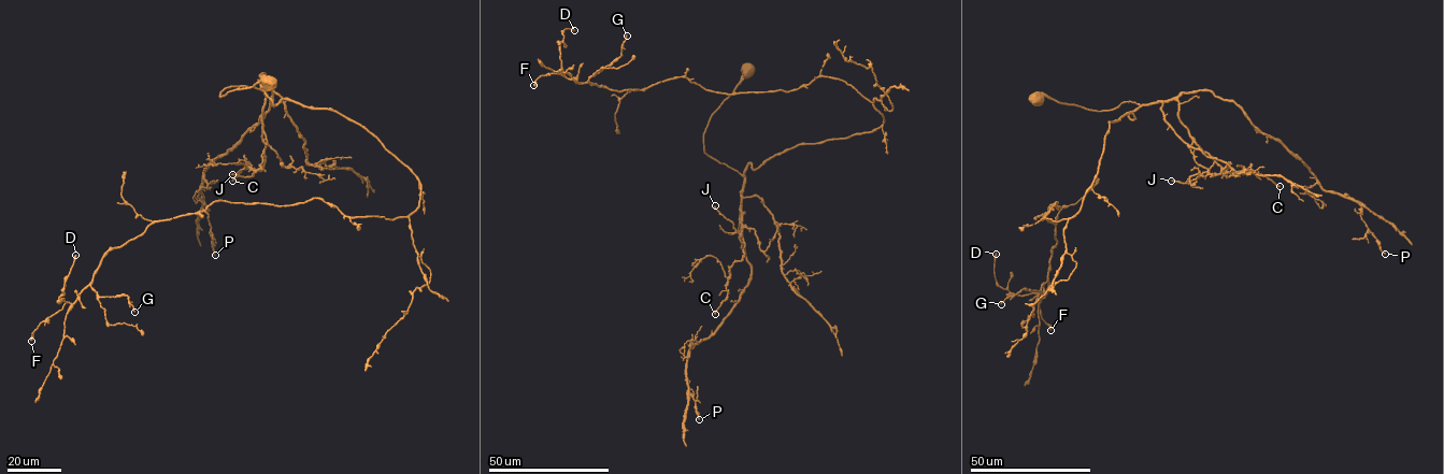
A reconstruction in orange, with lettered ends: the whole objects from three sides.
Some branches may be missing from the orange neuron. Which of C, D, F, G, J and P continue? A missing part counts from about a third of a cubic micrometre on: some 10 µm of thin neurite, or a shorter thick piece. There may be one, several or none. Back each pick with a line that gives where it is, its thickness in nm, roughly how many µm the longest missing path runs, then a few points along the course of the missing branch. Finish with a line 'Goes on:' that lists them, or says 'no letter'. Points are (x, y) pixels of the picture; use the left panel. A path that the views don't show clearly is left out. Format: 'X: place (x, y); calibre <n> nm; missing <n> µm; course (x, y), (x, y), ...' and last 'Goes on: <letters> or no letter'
J: place (232, 174); calibre 280 nm; missing 50 µm; course (232, 174), (194, 176), (188, 171), (167, 163), (157, 163), (147, 157), (141, 161)
Goes on: J

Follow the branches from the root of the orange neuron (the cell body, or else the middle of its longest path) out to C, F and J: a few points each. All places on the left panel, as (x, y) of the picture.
C: (270, 83), (220, 92), (239, 86), (266, 89), (261, 84), (265, 163), (254, 170), (246, 163), (232, 181)
F: (270, 83), (219, 96), (359, 124), (419, 206), (215, 201), (153, 223), (31, 341)
J: (270, 83), (220, 92), (239, 86), (266, 89), (261, 84), (262, 162), (253, 175), (232, 174)

